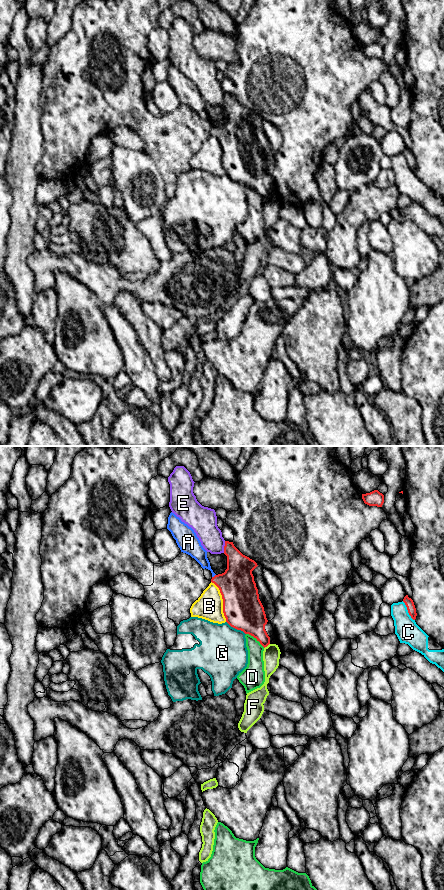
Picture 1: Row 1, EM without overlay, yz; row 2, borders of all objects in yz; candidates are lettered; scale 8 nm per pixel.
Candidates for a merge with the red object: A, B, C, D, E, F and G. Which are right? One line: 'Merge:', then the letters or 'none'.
Merge: none

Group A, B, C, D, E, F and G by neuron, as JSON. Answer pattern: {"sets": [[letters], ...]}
{"sets": [["A"], ["B"], ["C"], ["D"], ["E"], ["F"], ["G"]]}

